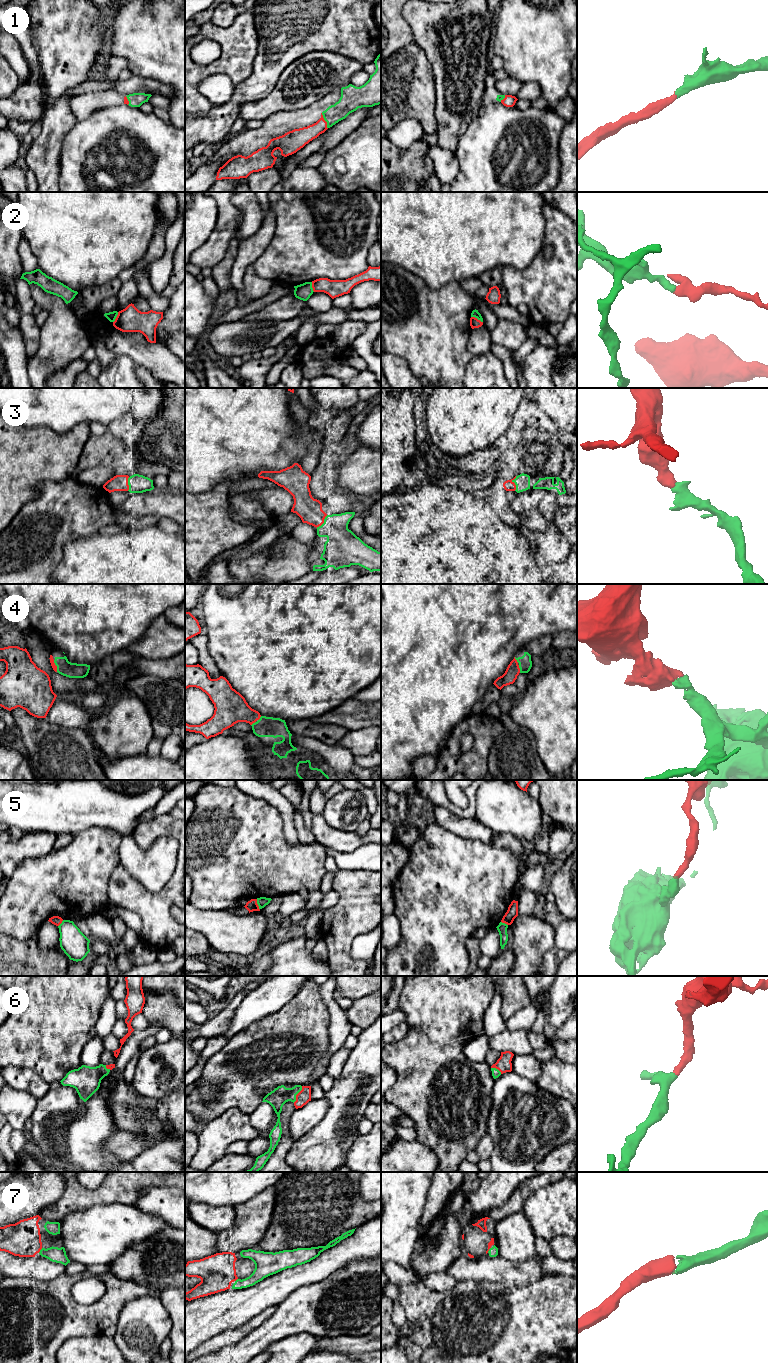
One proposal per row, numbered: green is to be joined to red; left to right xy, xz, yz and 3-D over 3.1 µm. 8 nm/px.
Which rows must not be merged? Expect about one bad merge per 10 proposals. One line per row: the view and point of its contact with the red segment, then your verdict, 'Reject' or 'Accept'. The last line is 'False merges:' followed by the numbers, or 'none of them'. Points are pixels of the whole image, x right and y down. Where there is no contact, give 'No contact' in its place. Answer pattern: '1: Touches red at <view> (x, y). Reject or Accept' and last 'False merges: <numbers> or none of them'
1: Touches red at xz (325, 121). Accept
2: Touches red at yz (477, 319). Reject
3: Touches red at yz (514, 483). Accept
4: Touches red at xy (56, 666). Accept
5: Touches red at xz (257, 904). Reject
6: Touches red at xz (297, 1094). Accept
7: Touches red at xy (40, 1249). Accept
False merges: 2, 5

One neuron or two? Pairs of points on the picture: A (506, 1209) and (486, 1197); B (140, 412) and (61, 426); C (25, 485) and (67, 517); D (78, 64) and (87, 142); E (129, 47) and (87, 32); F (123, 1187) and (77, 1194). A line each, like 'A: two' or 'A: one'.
A: two
B: one
C: two
D: two
E: two
F: one

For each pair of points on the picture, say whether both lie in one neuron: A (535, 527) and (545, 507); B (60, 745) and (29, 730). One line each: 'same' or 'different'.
A: different
B: same

